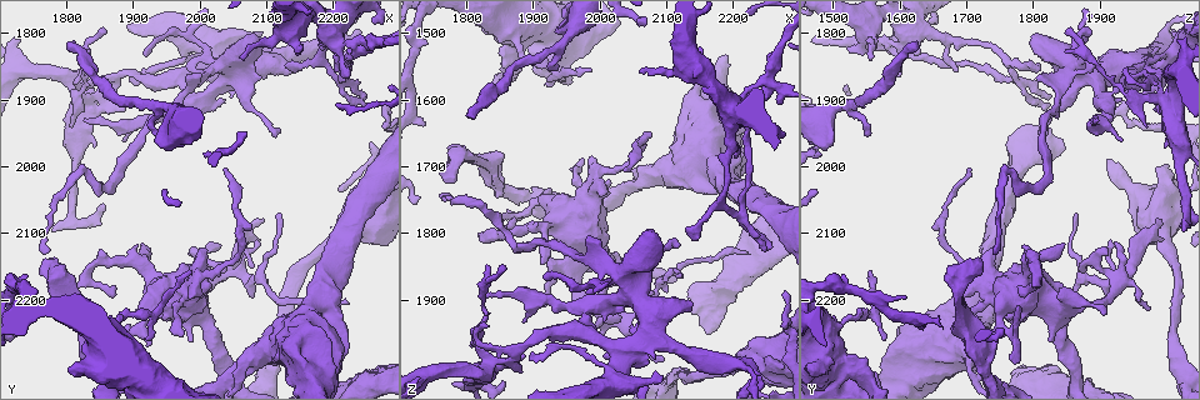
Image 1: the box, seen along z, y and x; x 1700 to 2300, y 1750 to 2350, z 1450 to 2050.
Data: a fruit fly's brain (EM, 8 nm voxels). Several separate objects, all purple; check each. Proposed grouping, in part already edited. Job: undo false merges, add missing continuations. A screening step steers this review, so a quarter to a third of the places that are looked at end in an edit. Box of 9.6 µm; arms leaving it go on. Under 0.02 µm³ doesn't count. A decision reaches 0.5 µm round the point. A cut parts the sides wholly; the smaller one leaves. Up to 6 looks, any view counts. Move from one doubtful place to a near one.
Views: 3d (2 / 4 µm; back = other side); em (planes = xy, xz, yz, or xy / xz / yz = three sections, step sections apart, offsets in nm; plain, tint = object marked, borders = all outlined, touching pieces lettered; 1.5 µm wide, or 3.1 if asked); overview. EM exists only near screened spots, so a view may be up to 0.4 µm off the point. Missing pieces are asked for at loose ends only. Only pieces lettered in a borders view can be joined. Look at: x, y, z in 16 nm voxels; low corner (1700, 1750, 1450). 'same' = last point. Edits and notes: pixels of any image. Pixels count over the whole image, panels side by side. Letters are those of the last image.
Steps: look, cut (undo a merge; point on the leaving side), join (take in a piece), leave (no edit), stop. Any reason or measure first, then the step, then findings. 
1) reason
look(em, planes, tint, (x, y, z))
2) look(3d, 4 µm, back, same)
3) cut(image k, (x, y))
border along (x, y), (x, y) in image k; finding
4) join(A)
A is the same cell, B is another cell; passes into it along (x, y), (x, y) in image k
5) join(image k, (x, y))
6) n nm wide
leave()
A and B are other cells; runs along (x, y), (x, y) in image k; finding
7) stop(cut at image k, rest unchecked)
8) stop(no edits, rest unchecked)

branch point
look(3d, 4 µm, (2090, 2165, 1875))

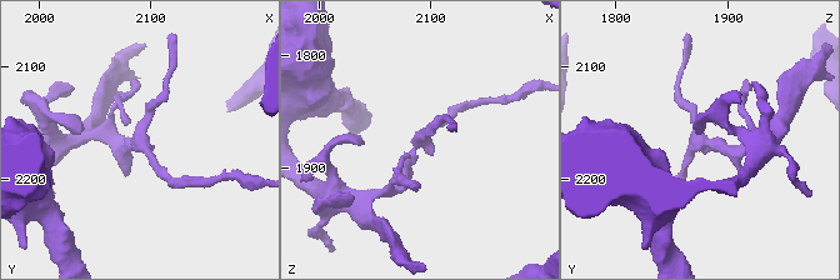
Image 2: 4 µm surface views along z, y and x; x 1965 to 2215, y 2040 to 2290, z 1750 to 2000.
look(em, xy, step 8, tint, (2092, 2170, 1872))

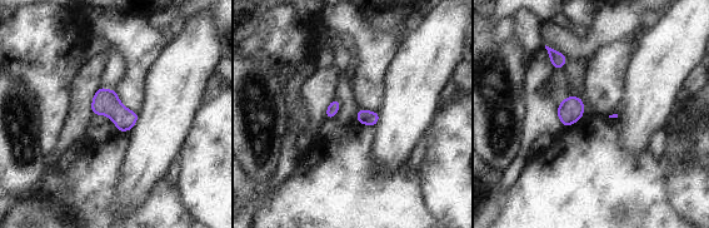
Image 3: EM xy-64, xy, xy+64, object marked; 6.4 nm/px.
look(em, planes, borders, same)

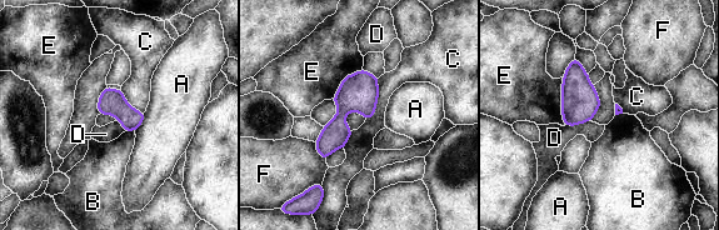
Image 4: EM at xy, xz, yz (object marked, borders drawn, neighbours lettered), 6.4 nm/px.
160 nm wide
leave()
A, B, C, D, E and F are other cells; border along (589, 120), (582, 124), (565, 125) in image 4; one neuron here

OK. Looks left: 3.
free end
look(em, planes, plain, (1975, 2255, 1690))

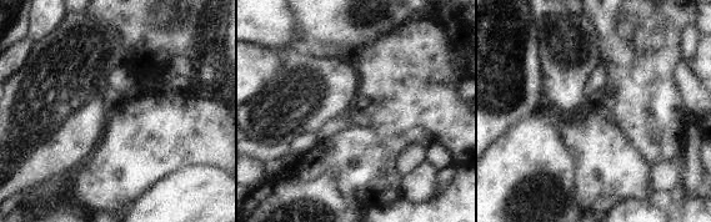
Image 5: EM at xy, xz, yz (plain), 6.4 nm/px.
look(em, planes, borders, same)

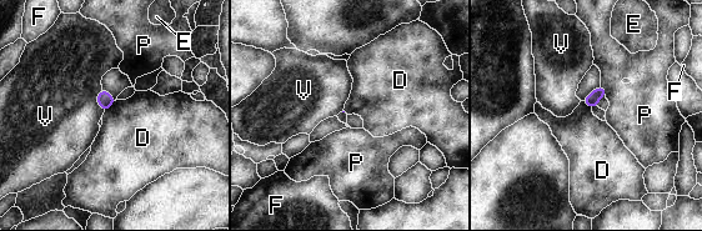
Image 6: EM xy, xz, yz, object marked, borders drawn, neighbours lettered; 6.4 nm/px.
leave()
D, E, F, P and V are other cells; border along (116, 100), (105, 111) in image 6; none of them fits

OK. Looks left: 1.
sharp bend
look(em, planes, borders, (2025, 1830, 2025))

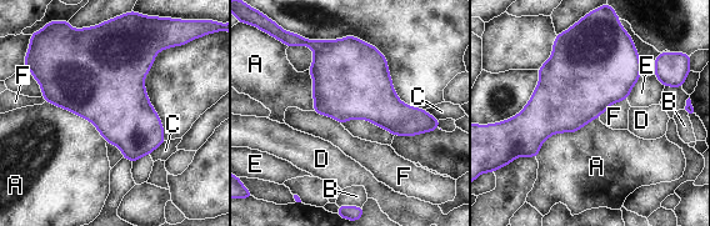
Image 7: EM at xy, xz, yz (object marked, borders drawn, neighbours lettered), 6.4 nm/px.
leave()
A, B, C, D, E and F are other cells; one neuron here

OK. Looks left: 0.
stop(no edits, rest unchecked)

